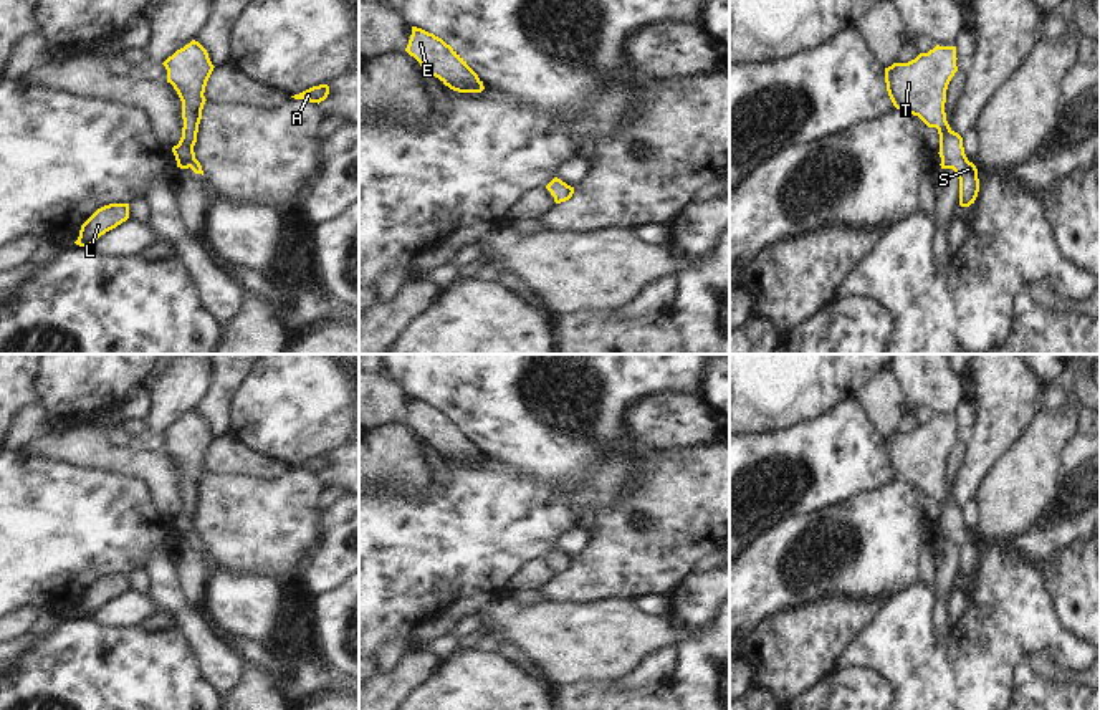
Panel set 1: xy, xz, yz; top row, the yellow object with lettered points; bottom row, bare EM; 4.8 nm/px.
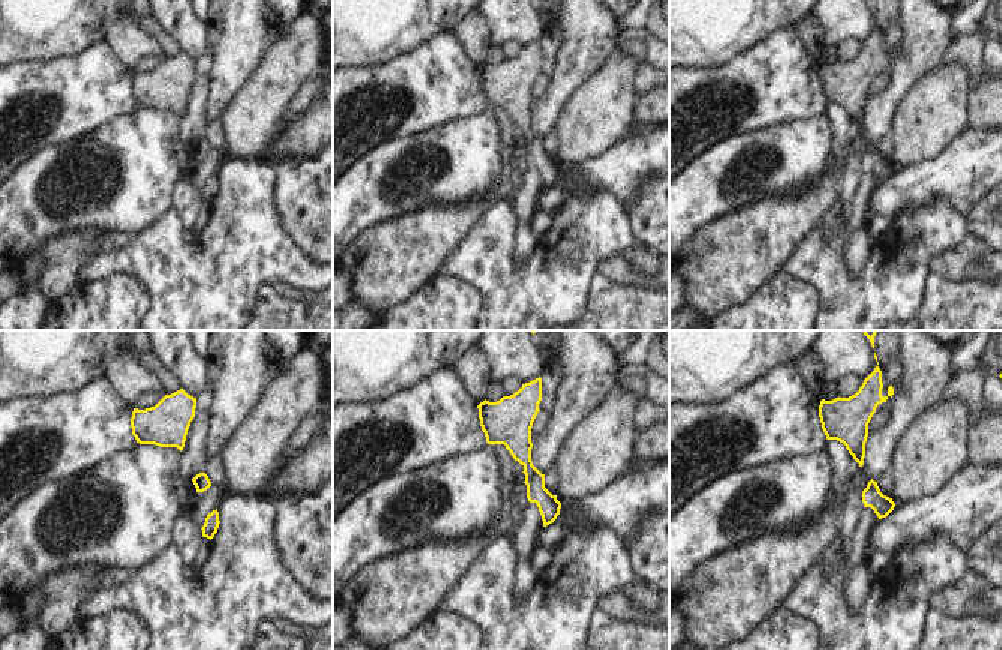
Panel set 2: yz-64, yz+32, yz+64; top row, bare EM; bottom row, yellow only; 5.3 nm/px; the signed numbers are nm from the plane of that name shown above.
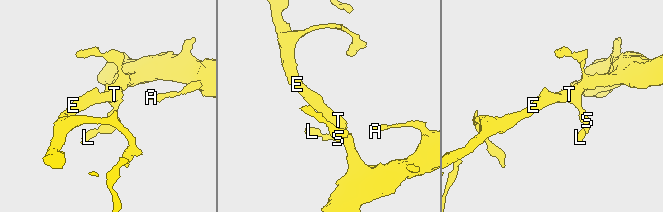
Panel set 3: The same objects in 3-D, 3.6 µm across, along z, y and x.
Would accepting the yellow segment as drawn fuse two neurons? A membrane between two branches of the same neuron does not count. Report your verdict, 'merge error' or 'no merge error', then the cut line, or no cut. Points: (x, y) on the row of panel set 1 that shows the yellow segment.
no merge error | no cut

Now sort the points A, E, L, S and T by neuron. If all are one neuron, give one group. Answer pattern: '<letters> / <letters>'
A E L S T

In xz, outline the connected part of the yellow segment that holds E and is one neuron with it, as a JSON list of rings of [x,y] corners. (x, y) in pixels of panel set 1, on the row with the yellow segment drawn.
[[[412,26],[405,51],[414,56],[430,76],[438,78],[453,91],[481,93],[485,89],[483,81],[466,61],[433,33]]]

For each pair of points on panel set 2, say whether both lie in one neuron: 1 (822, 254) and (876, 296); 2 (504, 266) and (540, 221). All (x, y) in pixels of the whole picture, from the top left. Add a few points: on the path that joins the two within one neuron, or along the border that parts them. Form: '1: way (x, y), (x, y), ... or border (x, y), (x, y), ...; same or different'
1: way (833, 269), (861, 296); same
2: border (552, 215), (551, 225), (537, 239); different

